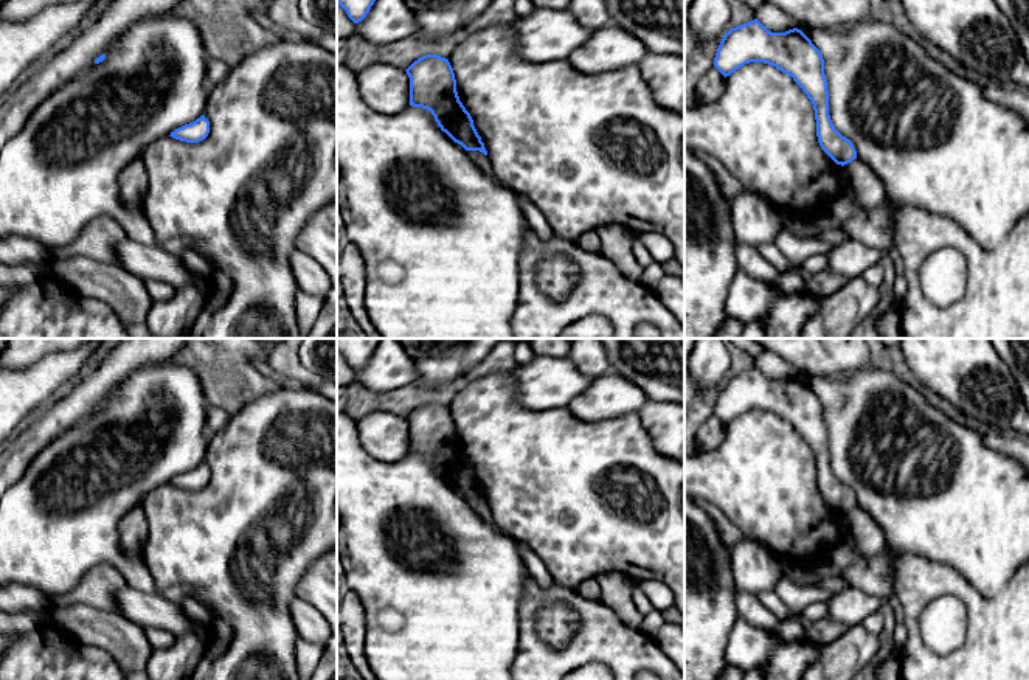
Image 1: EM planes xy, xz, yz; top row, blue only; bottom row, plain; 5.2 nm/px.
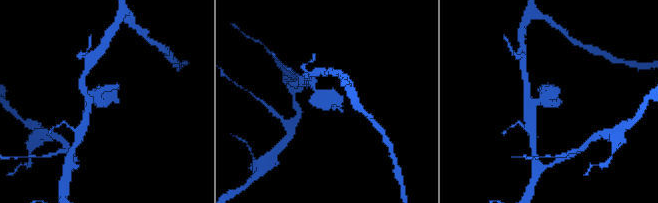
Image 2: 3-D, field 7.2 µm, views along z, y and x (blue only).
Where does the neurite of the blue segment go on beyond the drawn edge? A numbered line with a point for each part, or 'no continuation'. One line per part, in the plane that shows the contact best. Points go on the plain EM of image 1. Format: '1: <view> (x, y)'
no continuation

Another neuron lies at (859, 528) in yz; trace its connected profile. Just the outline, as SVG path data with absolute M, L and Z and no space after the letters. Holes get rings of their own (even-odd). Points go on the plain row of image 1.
M858 506L843 514L843 539L851 542L860 556L872 556L885 548L882 528Z

